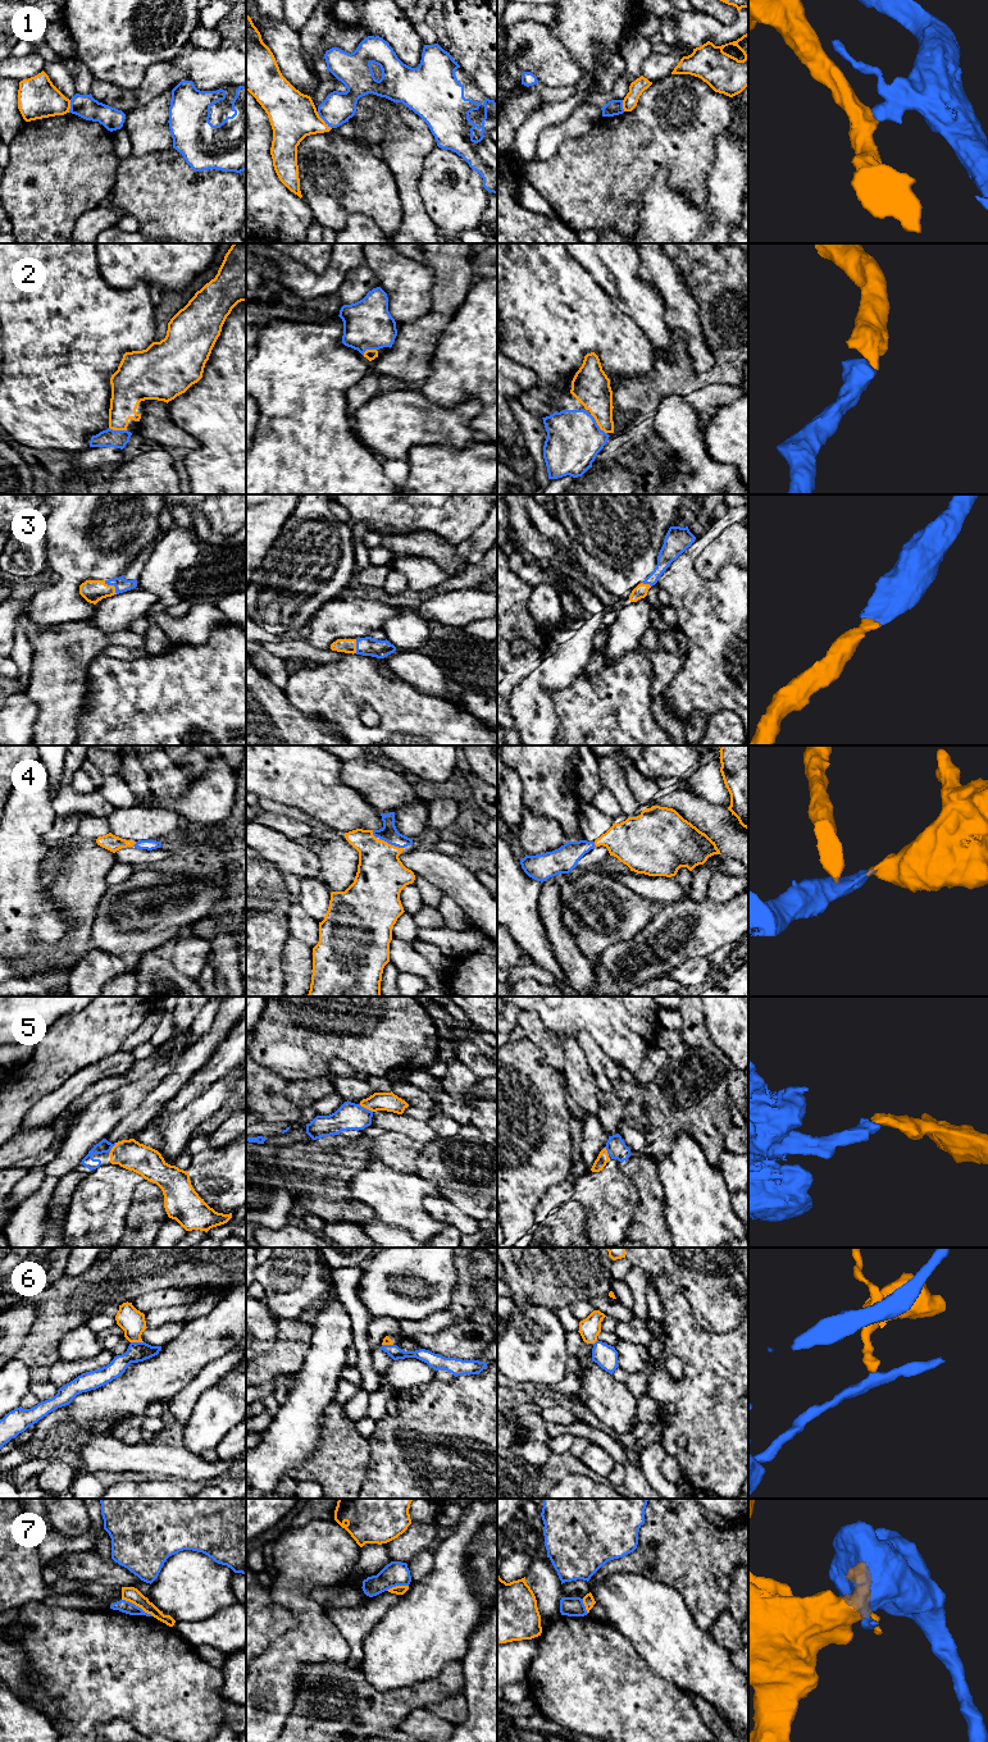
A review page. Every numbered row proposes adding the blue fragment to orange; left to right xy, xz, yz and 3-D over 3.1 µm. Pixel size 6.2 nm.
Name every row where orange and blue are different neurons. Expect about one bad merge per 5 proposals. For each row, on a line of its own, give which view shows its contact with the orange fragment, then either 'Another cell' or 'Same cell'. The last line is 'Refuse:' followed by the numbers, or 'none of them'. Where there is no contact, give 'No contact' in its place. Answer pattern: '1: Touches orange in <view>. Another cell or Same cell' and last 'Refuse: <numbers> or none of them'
1: Touches orange in xz. Another cell
2: Touches orange in yz. Same cell
3: Touches orange in xy. Same cell
4: Touches orange in xz. Same cell
5: Touches orange in xz. Same cell
6: Touches orange in xy. Another cell
7: Touches orange in xy. Another cell
Refuse: 1, 6, 7

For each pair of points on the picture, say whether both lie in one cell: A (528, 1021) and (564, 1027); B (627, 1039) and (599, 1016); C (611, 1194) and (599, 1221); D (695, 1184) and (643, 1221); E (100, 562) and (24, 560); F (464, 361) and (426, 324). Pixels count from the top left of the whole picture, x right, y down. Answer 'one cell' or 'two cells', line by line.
A: two cells
B: one cell
C: one cell
D: two cells
E: two cells
F: two cells

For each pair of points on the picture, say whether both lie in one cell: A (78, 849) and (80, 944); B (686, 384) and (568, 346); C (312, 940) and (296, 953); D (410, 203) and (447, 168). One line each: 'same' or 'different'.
A: same
B: different
C: different
D: different

